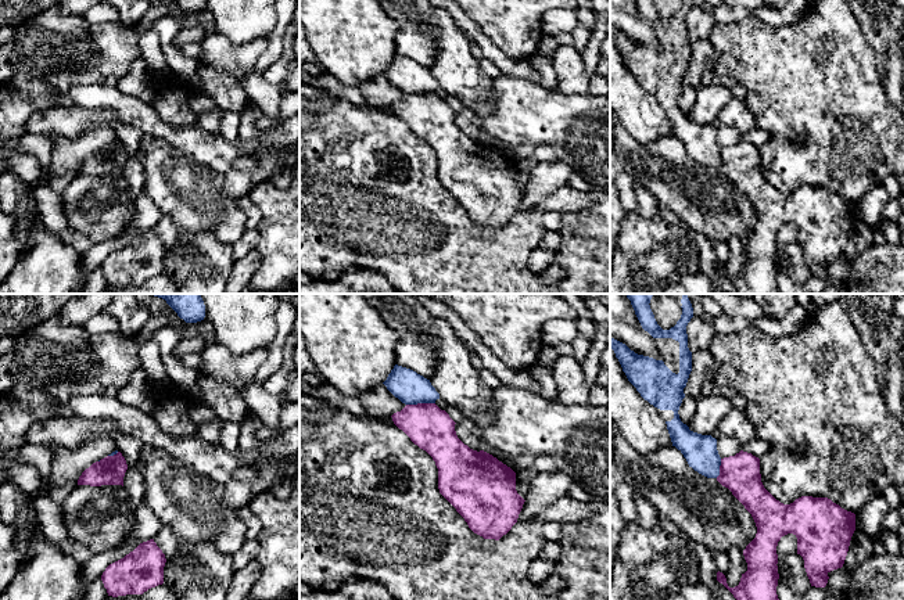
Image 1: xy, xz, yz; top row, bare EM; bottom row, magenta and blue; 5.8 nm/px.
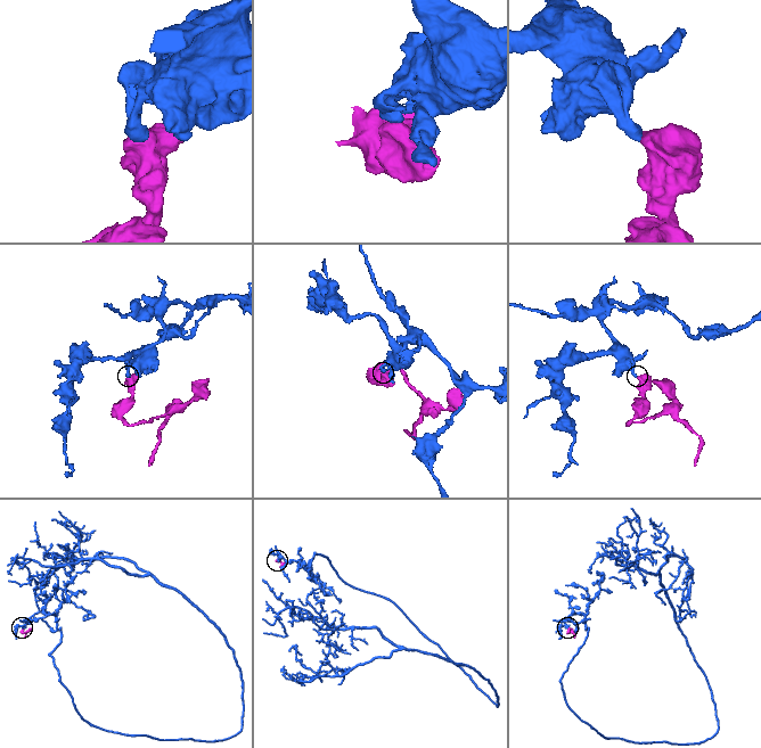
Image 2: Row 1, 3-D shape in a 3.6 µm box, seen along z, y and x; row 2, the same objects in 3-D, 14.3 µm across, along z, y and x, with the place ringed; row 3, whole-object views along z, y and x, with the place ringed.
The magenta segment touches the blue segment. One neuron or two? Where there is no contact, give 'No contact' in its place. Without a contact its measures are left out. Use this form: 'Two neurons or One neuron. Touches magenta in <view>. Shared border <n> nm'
Two neurons. Touches magenta in xz. Shared border 170 nm

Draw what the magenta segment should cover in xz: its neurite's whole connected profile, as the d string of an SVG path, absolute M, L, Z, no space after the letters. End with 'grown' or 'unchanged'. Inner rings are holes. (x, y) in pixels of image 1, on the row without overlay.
M435 93L406 94L391 107L433 147L440 183L474 223L499 230L512 219L525 190L516 180L516 162L510 157L464 134L456 125L456 112Z | unchanged

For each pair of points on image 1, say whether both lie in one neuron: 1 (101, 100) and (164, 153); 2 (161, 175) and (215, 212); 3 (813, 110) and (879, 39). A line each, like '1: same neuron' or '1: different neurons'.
1: different neurons
2: same neuron
3: different neurons

